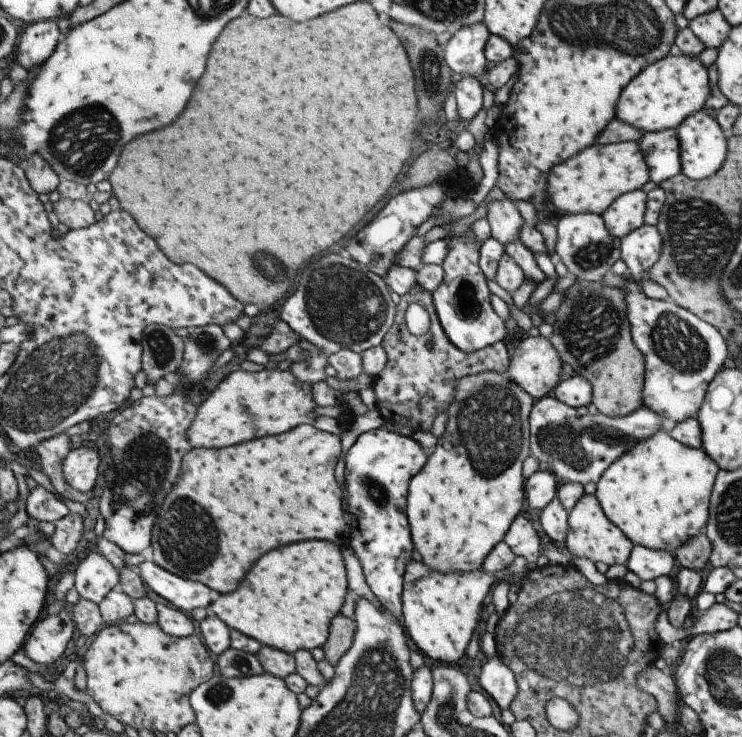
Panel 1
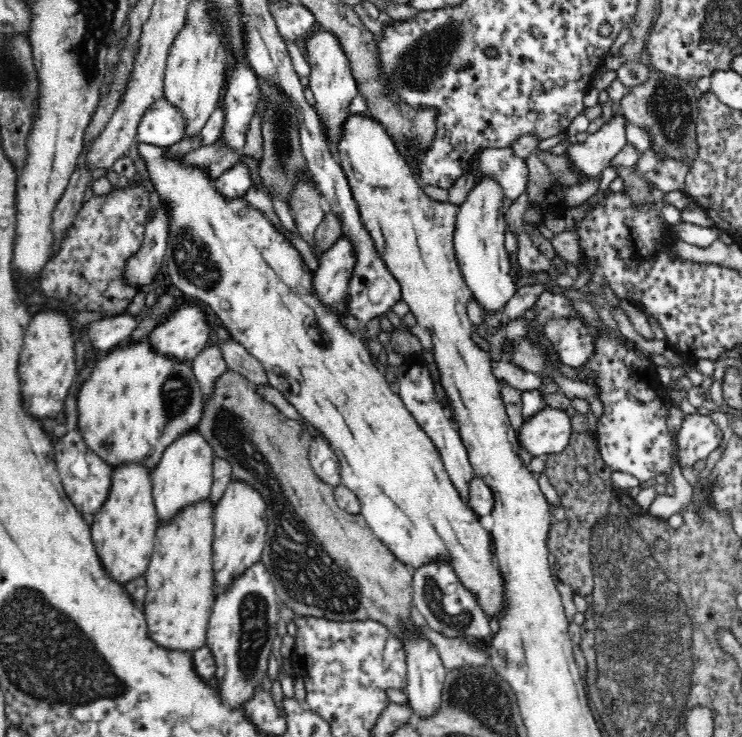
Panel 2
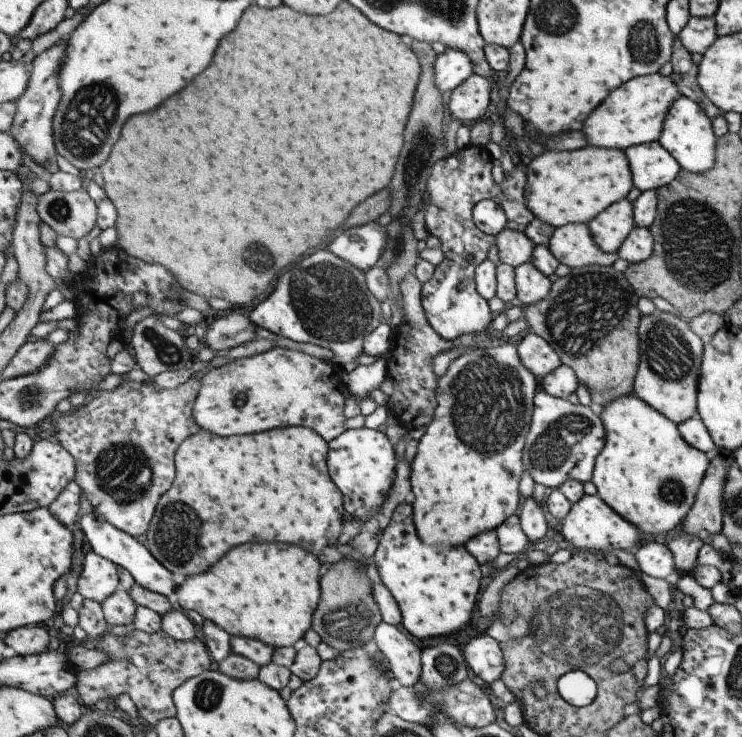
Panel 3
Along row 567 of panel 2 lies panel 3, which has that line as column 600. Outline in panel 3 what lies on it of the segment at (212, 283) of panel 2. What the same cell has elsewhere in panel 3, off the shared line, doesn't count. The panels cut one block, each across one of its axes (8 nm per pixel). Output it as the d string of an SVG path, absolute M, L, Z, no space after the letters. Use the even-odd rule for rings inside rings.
M634 394L616 398L598 411L607 428L607 446L595 463L592 482L597 488L597 494L607 501L621 518L639 528L646 539L658 539L665 532L673 530L686 516L696 498L697 488L703 480L709 460L703 452L683 440L678 425L667 420L666 416L639 400Z

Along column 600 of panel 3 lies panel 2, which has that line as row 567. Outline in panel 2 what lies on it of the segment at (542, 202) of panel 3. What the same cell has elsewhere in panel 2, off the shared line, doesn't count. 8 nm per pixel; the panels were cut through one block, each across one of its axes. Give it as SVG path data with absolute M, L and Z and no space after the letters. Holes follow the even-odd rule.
M210 497L184 505L168 520L160 520L155 530L153 553L144 572L147 593L143 603L152 638L166 648L196 650L206 645L211 610L215 601L215 568L212 565L212 542L215 535L215 507Z

